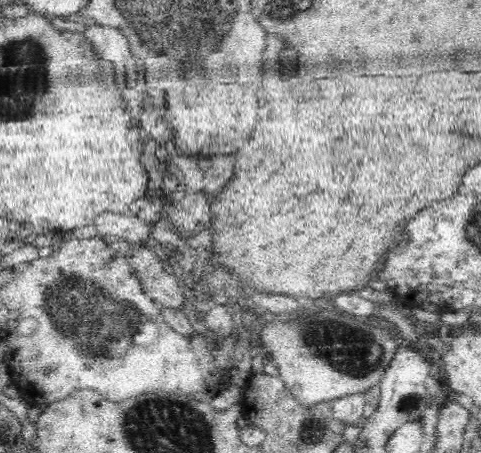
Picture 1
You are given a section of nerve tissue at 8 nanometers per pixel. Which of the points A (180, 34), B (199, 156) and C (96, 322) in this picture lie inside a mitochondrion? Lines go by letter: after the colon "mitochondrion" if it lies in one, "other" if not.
A: mitochondrion
B: other
C: mitochondrion

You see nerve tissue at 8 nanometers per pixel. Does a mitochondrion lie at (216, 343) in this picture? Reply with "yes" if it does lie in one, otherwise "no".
no

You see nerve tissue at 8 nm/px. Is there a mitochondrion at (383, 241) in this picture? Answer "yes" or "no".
no

